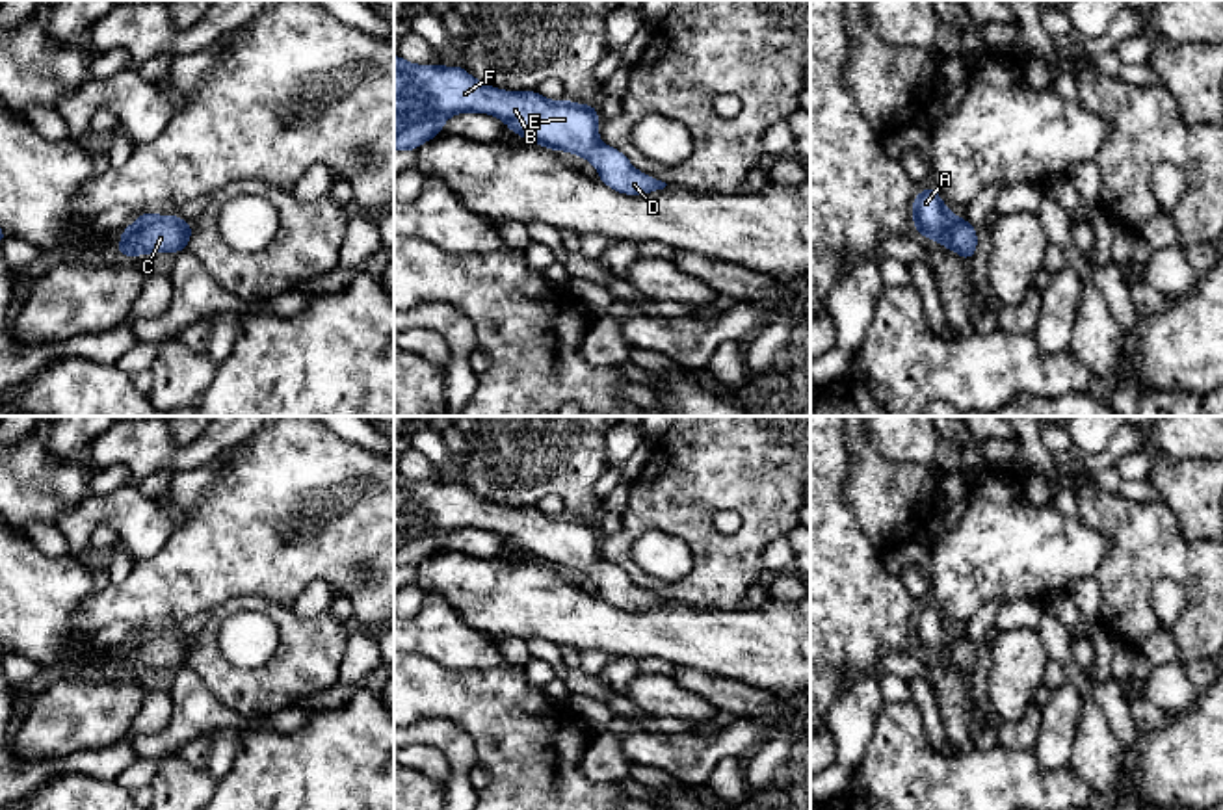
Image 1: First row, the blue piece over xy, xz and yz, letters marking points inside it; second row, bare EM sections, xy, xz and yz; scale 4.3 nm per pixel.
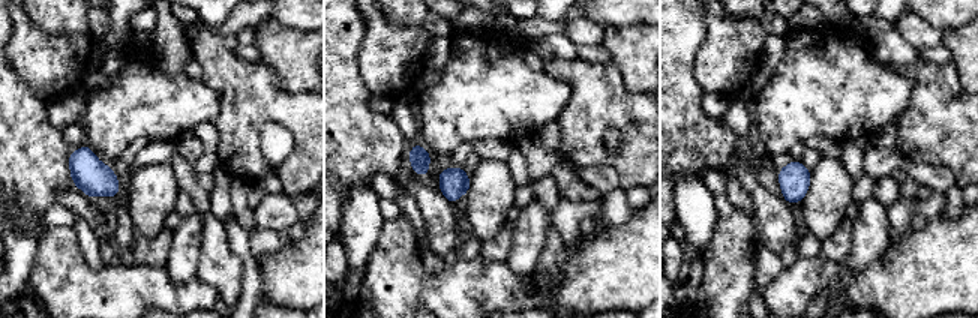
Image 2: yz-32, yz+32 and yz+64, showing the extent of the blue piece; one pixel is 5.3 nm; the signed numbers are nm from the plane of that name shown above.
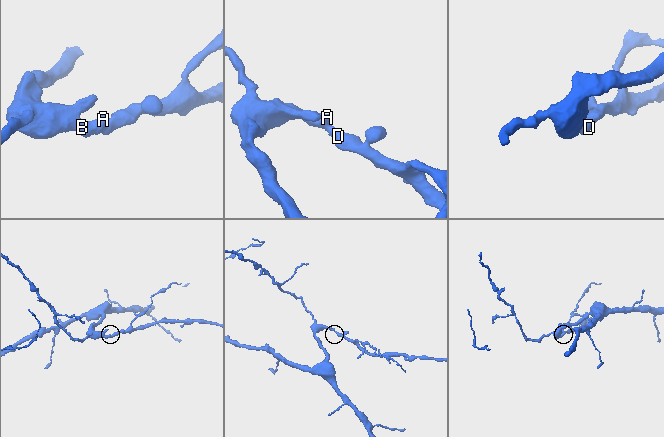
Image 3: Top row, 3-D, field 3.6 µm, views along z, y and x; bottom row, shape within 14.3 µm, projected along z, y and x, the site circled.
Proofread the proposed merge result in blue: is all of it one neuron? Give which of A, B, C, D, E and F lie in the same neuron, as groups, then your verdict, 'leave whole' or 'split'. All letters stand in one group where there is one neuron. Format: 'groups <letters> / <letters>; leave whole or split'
groups A B C D E F; leave whole

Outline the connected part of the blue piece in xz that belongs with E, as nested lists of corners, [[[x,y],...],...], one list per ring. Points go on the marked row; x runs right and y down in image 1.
[[[394,56],[394,150],[416,150],[437,137],[452,115],[467,111],[502,119],[513,134],[539,147],[582,156],[597,167],[600,182],[623,195],[645,195],[667,186],[598,141],[595,104],[496,89],[461,65],[414,65]]]

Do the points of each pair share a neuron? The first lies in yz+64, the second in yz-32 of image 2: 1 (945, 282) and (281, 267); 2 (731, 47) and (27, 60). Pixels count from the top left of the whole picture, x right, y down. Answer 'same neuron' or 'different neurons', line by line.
1: same neuron
2: same neuron

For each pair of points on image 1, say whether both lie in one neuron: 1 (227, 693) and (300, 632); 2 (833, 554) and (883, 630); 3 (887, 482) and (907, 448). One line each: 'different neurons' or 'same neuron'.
1: same neuron
2: same neuron
3: different neurons

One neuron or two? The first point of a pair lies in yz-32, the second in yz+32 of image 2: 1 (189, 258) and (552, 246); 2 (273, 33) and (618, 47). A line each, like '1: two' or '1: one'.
1: two
2: one

